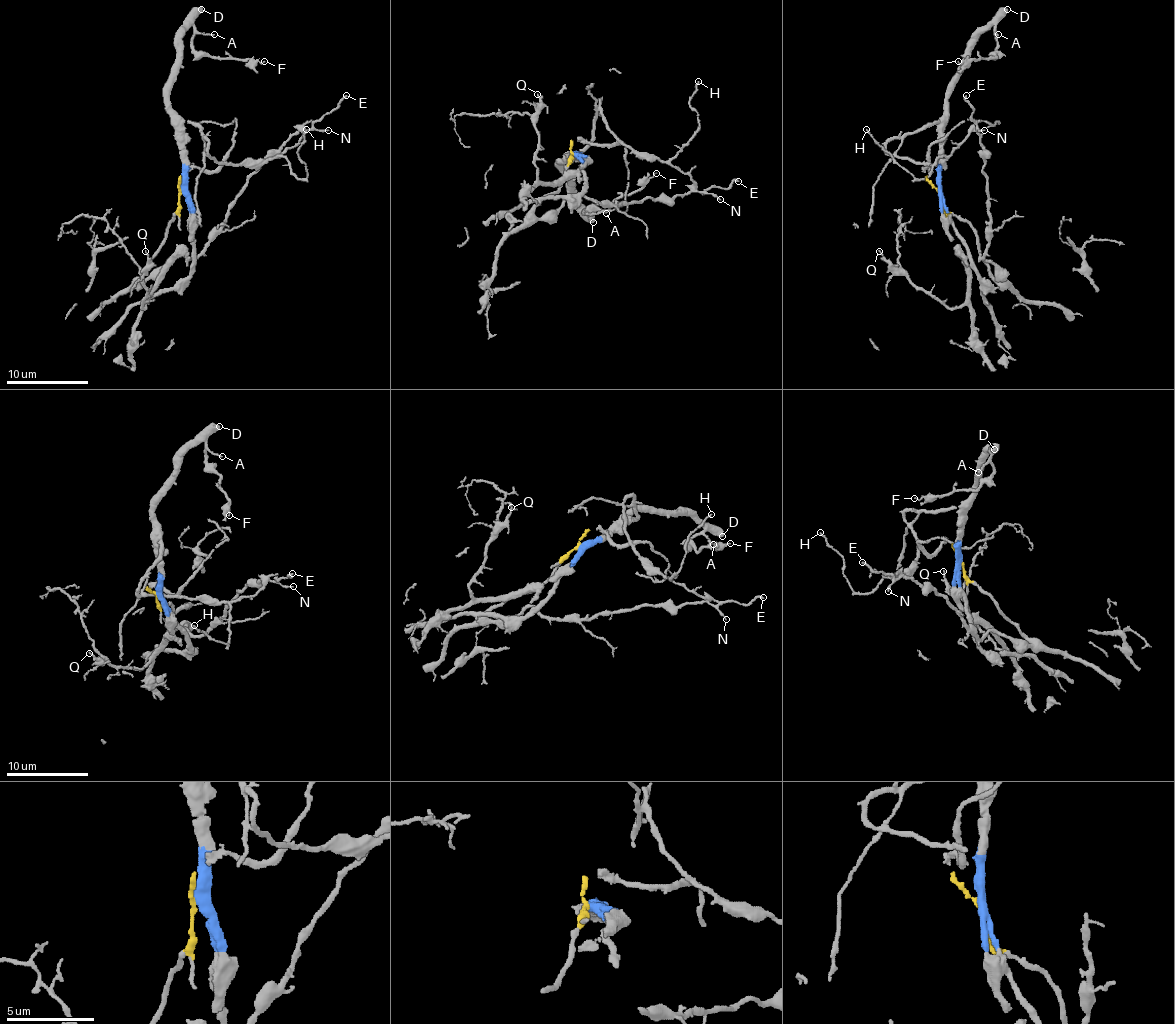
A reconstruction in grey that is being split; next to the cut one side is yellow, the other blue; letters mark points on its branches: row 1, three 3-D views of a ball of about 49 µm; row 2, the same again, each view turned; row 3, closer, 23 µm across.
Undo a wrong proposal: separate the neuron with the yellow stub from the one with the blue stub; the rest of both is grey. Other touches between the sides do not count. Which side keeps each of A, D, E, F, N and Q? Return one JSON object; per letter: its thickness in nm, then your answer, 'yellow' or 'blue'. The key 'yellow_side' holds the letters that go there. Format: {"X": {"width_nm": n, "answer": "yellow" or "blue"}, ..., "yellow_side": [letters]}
{"A": {"width_nm": 160, "answer": "blue"}, "D": {"width_nm": 480, "answer": "blue"}, "E": {"width_nm": 200, "answer": "yellow"}, "F": {"width_nm": 110, "answer": "blue"}, "N": {"width_nm": 180, "answer": "yellow"}, "Q": {"width_nm": 130, "answer": "blue"}, "yellow_side": ["E", "N"]}

